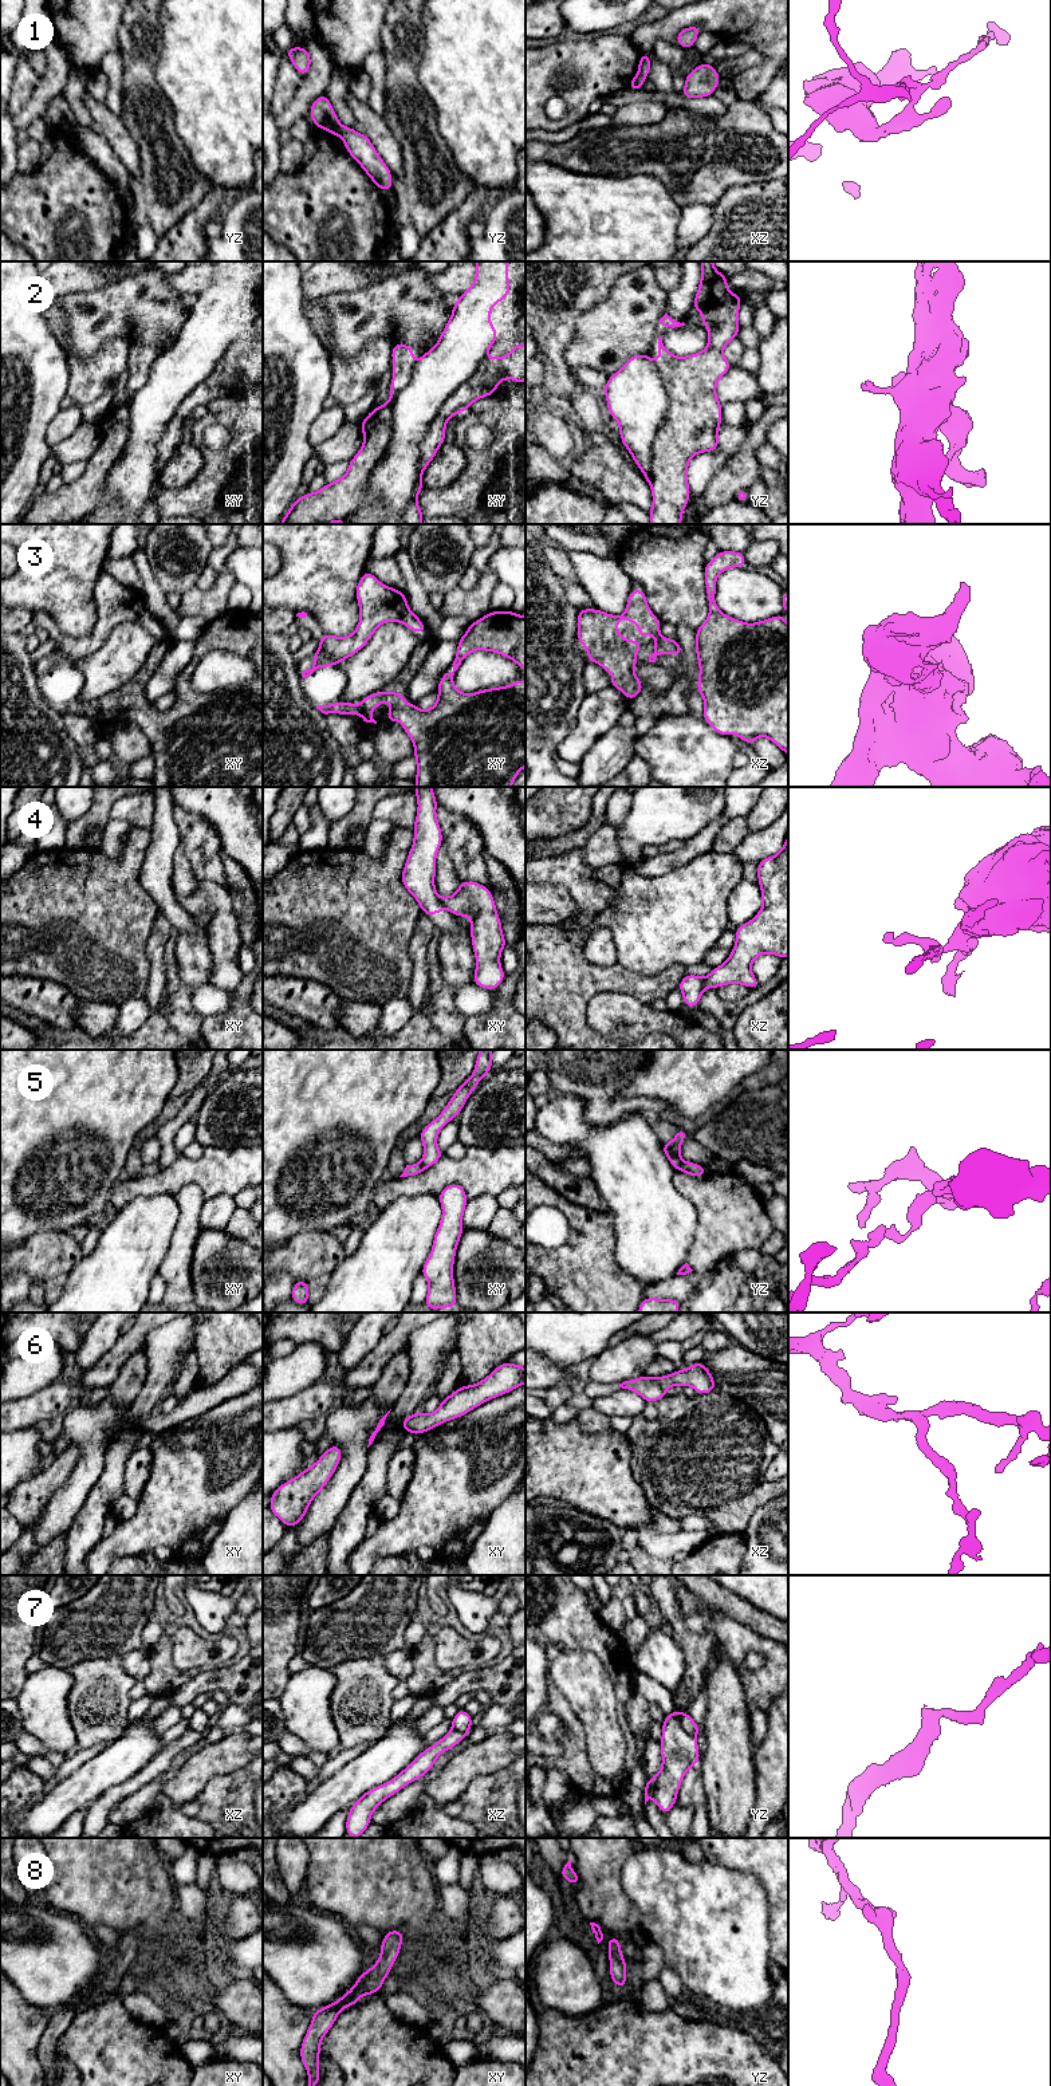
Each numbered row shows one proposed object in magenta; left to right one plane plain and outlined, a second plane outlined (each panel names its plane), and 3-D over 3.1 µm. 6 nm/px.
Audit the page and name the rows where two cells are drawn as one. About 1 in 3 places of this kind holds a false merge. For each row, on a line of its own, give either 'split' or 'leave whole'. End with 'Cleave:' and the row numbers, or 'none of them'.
1: split
2: split
3: leave whole
4: split
5: split
6: leave whole
7: split
8: leave whole
Cleave: 1, 2, 4, 5, 7

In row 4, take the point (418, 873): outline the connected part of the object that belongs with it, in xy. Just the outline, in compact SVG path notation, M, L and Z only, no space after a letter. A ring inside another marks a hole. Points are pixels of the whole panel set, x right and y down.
M416 787L418 810L414 822L414 841L402 870L402 883L417 900L421 912L436 916L444 909L434 887L436 855L442 834L436 816L437 799L432 787Z

